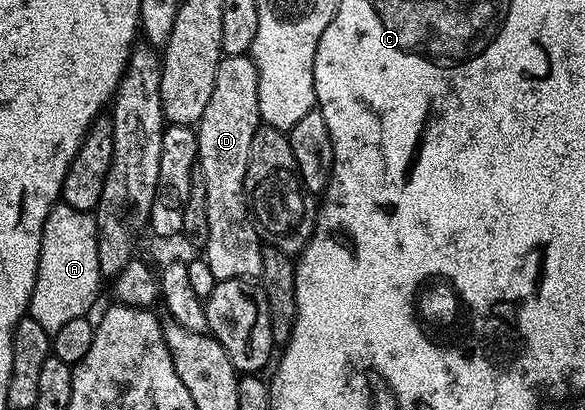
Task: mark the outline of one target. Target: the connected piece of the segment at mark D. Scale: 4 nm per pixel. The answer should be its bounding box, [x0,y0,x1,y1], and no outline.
[197,54,264,281]

